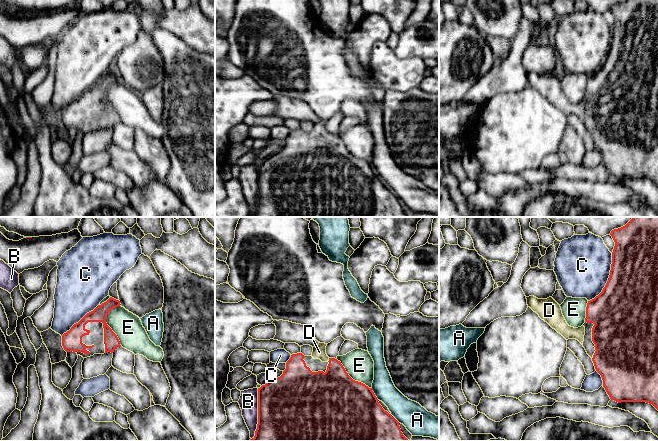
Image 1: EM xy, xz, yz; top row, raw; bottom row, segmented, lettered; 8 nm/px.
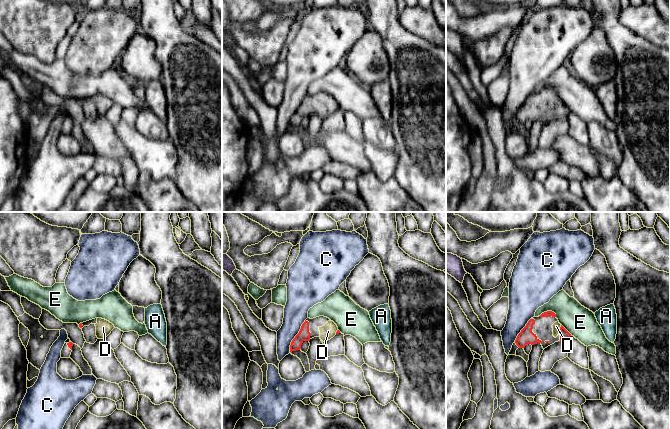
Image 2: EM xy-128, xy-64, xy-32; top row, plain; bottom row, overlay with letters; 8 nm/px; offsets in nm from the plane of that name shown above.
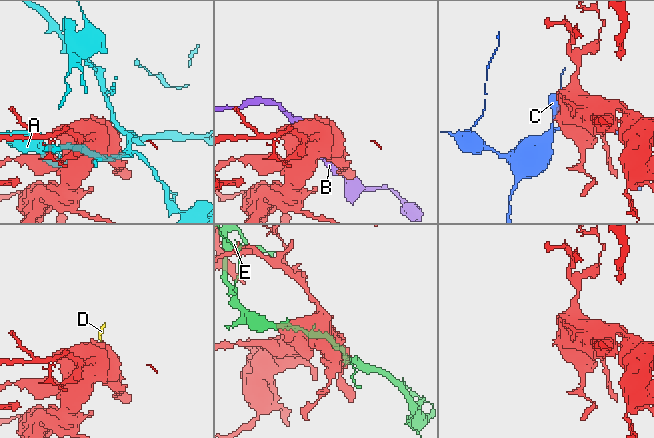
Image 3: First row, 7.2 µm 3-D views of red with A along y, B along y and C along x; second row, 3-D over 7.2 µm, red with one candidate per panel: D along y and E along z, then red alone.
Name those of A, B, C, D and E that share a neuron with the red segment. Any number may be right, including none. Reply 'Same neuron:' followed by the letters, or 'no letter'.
Same neuron: D

